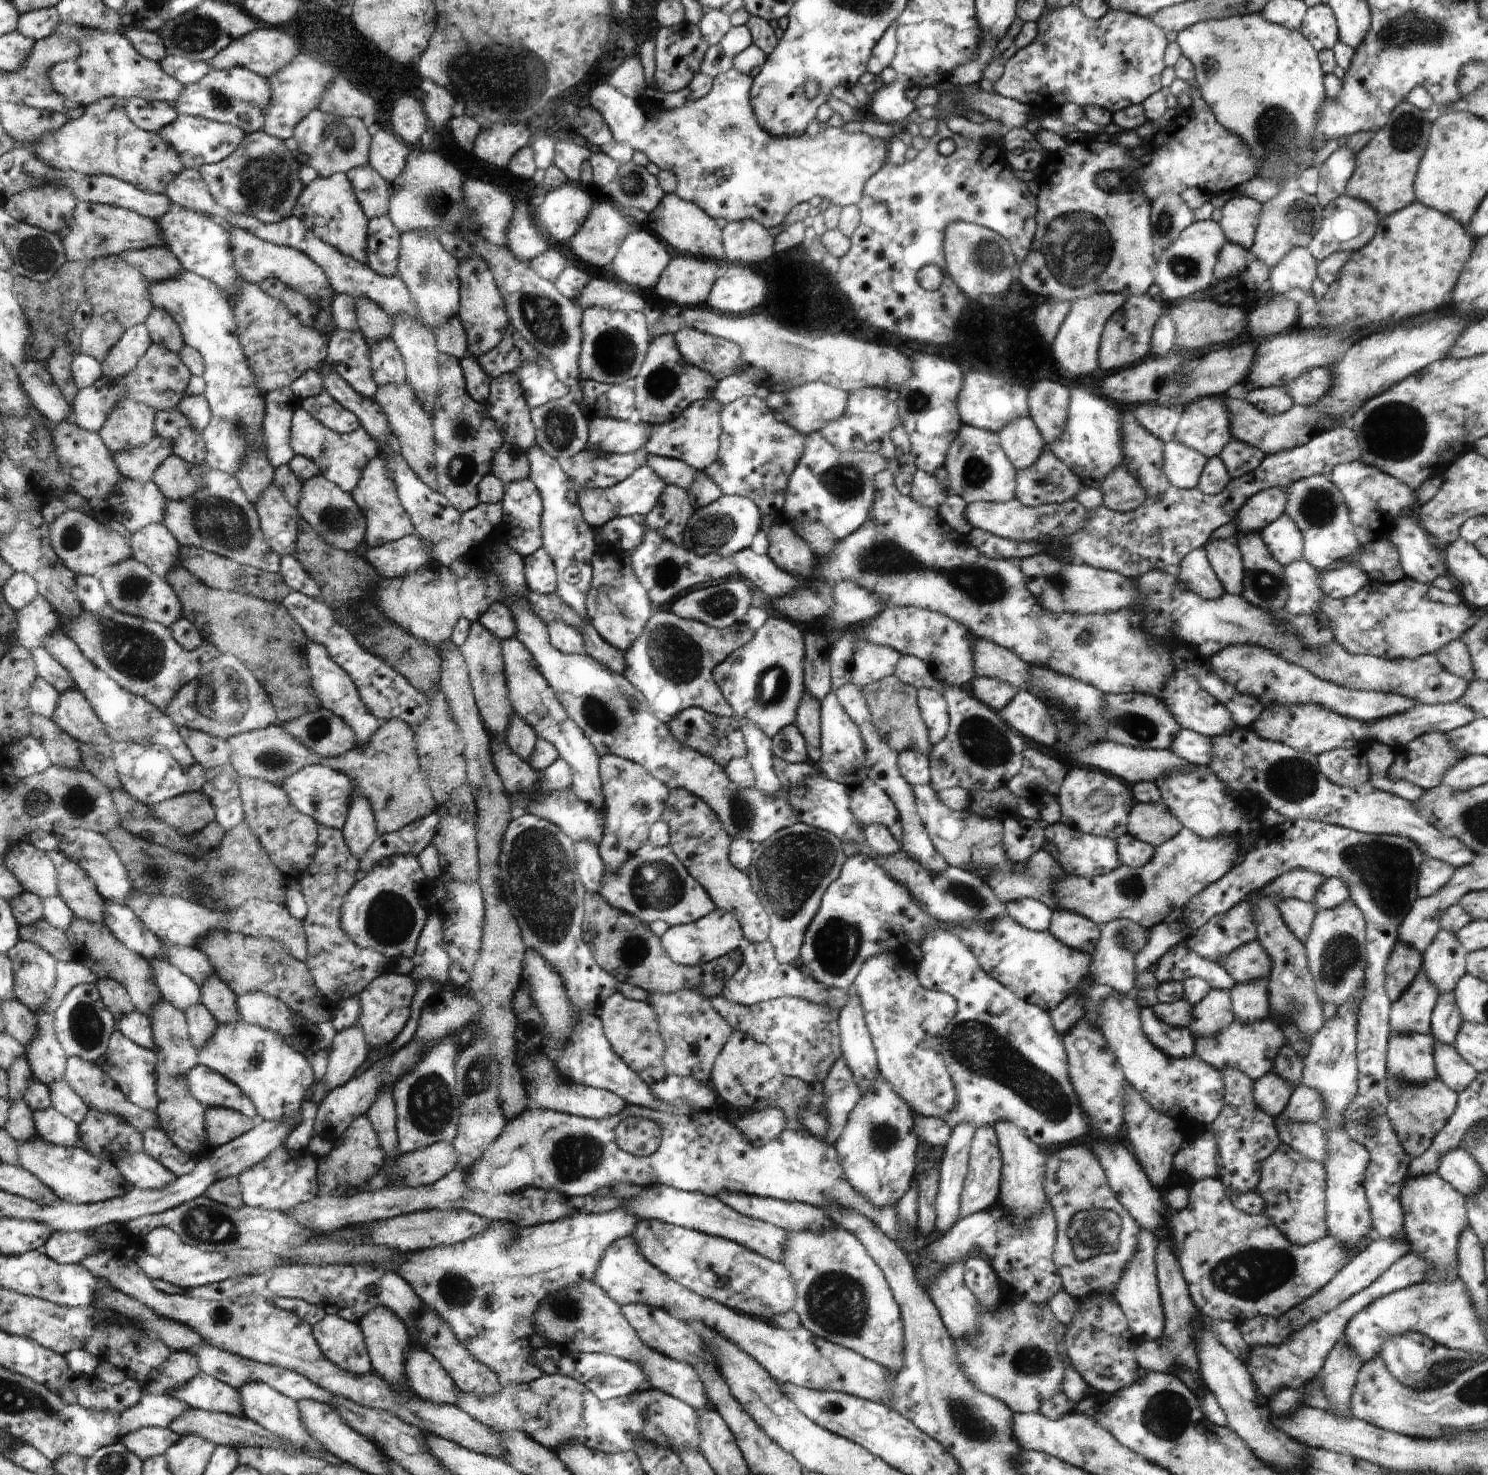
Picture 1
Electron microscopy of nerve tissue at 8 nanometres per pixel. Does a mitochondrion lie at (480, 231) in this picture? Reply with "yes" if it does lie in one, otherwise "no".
no

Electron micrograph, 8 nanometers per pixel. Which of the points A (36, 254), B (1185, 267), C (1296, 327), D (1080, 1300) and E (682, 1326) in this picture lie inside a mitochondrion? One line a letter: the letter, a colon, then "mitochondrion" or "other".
A: mitochondrion
B: mitochondrion
C: other
D: other
E: other

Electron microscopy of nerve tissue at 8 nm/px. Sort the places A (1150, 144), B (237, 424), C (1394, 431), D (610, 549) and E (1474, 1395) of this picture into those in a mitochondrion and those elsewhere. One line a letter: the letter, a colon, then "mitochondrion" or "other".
A: other
B: mitochondrion
C: mitochondrion
D: other
E: mitochondrion

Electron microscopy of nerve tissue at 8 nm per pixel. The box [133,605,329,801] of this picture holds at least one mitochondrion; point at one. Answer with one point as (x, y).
(211, 698)

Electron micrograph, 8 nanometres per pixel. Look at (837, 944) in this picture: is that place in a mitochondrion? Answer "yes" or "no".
yes

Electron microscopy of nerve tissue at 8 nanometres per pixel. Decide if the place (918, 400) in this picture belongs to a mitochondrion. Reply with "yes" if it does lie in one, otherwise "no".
yes

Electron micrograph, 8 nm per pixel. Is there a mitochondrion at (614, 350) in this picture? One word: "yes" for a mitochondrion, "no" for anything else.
yes

